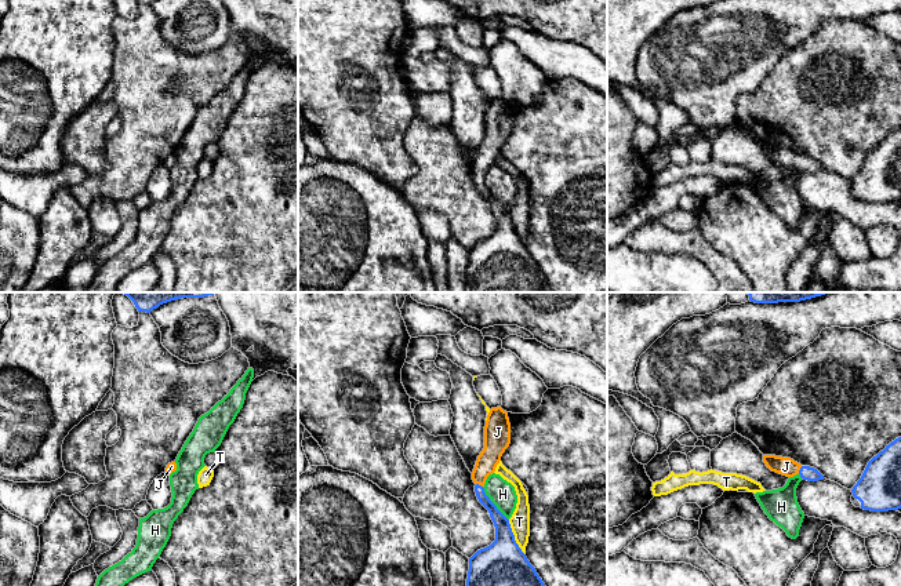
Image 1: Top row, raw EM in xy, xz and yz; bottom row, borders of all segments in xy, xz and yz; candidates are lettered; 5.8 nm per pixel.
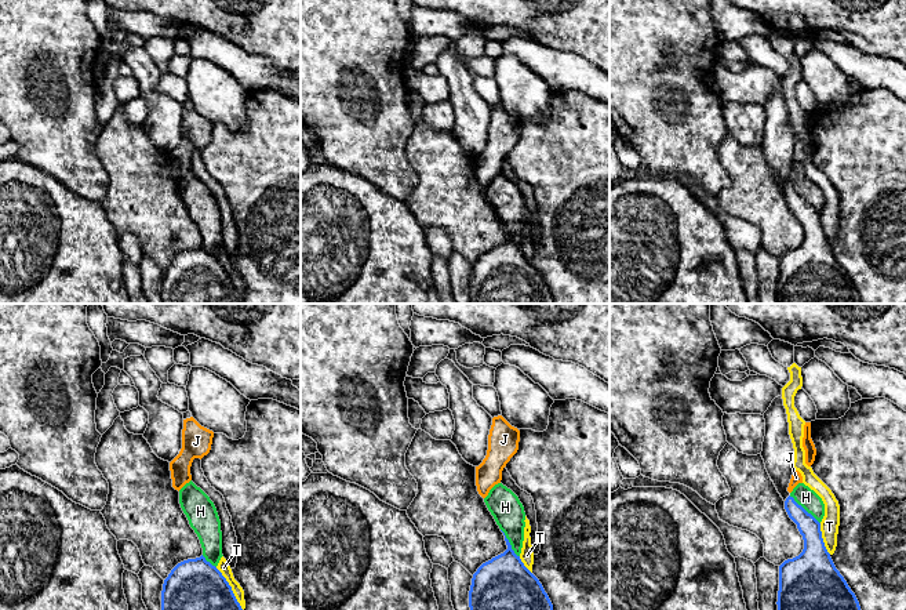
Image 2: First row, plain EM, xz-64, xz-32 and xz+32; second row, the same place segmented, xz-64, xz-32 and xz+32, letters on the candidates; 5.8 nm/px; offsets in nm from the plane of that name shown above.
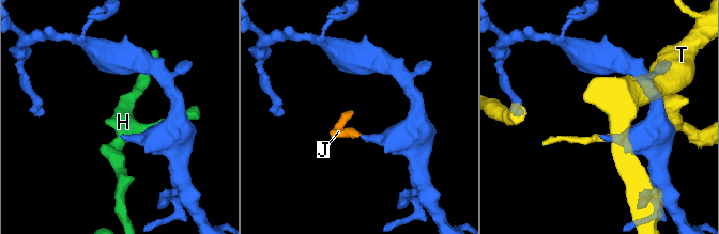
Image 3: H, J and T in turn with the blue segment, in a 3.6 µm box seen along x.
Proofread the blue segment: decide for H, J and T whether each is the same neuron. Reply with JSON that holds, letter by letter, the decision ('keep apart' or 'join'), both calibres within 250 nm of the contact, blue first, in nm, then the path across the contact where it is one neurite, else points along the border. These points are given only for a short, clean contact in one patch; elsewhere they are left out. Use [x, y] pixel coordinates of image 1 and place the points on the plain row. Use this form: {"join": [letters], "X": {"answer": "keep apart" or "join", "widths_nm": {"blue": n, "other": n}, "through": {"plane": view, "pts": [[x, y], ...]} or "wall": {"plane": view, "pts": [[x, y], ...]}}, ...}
{"join": ["J"], "H": {"answer": "keep apart", "widths_nm": {"blue": 130, "other": 150}}, "J": {"answer": "join", "widths_nm": {"blue": 80, "other": 110}, "through": {"plane": "yz", "pts": [[807, 164], [799, 162], [785, 157]]}}, "T": {"answer": "keep apart", "widths_nm": {"blue": 380, "other": 120}}}

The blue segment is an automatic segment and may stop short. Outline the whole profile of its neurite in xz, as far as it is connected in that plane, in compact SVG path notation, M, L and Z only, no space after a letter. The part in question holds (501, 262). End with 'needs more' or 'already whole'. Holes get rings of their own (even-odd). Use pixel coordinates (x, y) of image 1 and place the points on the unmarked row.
M501 98L491 99L484 117L484 139L477 148L472 171L479 193L494 214L495 232L469 250L466 292L552 292L545 274L516 234L509 211L483 179L509 135L508 103Z; needs more

